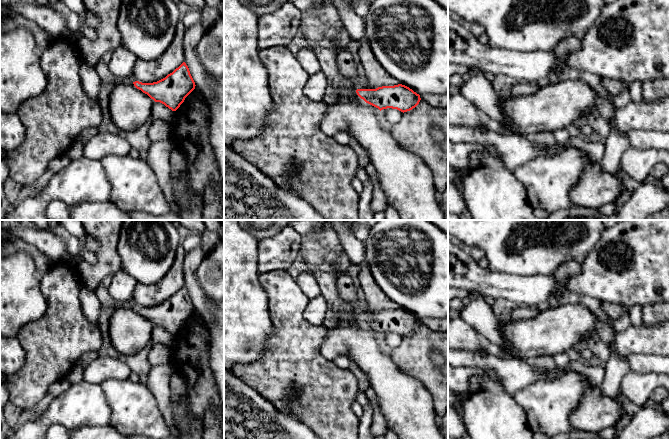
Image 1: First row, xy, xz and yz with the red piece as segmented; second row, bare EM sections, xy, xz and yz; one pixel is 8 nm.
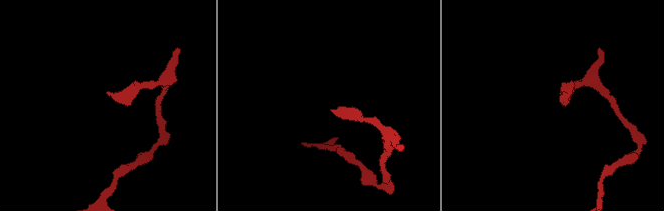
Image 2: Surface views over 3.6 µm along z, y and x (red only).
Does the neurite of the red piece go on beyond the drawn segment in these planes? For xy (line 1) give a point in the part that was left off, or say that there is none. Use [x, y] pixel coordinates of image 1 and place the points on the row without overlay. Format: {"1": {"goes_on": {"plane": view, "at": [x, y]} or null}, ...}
{"1": {"goes_on": null}}

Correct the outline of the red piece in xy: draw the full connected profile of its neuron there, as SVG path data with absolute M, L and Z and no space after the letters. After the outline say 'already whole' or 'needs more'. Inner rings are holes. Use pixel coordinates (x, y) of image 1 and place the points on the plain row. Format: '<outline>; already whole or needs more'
M185 286L157 306L142 307L135 305L133 308L155 326L164 328L172 335L176 335L180 331L196 310Z; already whole

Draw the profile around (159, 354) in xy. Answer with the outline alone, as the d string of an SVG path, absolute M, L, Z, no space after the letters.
M157 343L148 352L148 361L152 366L169 364L172 357L169 346Z

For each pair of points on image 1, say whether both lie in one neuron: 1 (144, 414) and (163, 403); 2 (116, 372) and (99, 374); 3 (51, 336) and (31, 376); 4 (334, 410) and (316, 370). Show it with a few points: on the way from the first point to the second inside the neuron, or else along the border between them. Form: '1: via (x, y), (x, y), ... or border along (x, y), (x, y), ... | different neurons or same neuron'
1: border along (146, 385), (154, 396), (168, 427) | different neurons
2: via (112, 372), (103, 372) | same neuron
3: via (51, 346), (49, 358), (41, 366) | same neuron
4: via (324, 400), (316, 389), (316, 380) | same neuron

